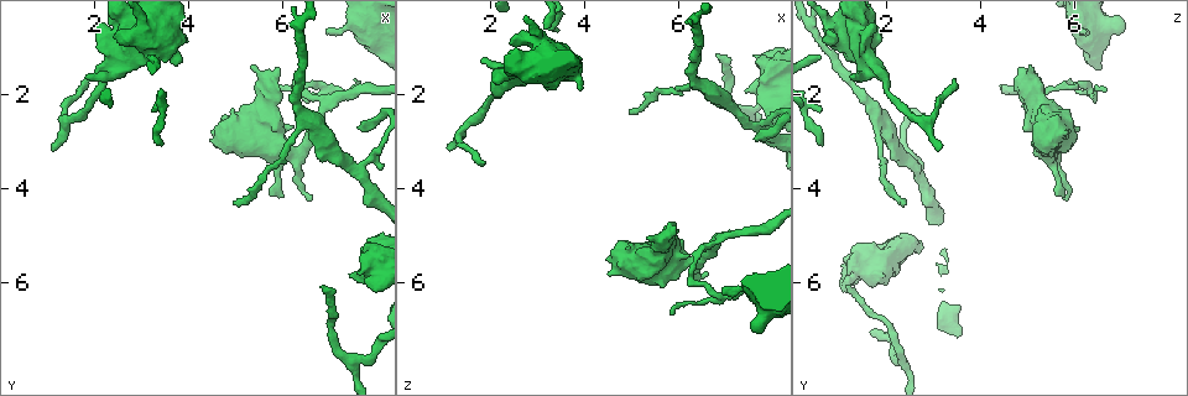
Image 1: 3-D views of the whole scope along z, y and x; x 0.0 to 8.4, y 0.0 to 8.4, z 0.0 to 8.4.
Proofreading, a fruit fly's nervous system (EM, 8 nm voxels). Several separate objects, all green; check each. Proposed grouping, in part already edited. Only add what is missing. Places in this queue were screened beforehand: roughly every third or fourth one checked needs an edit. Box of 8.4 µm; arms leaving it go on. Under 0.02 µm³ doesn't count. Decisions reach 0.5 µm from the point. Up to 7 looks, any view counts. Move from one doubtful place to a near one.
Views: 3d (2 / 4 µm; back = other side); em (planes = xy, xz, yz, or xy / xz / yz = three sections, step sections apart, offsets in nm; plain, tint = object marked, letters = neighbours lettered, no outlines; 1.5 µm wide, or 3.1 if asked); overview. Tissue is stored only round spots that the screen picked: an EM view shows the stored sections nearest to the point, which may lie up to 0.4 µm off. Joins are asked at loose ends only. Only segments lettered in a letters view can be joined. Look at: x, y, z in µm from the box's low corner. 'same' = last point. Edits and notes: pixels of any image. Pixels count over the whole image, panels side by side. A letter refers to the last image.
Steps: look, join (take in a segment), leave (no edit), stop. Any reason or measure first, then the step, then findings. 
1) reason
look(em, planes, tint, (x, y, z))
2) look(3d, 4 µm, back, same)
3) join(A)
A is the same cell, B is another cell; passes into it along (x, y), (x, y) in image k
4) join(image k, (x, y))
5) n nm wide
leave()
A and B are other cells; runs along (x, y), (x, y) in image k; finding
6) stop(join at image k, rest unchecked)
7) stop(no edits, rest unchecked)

tapers out
look(em, planes, tint, (5.85, 2.00, 6.70))

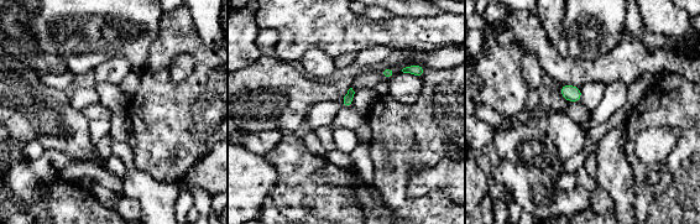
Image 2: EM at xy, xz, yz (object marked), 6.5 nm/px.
look(em, planes, letters, same)

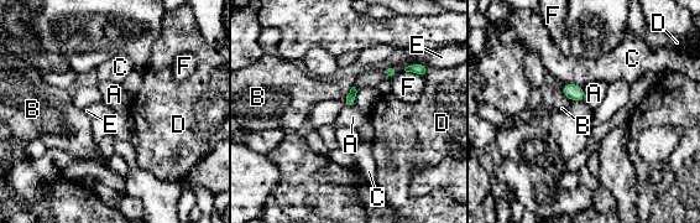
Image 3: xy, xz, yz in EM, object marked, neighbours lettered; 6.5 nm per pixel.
leave()
A, B, C, D, E and F are other cells; border along (398, 69), (393, 76), (381, 71) in image 3; no lettered segment goes on from it

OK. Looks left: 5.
thick end
look(em, xy, step 4, letters, (6.90, 0.70, 6.25))

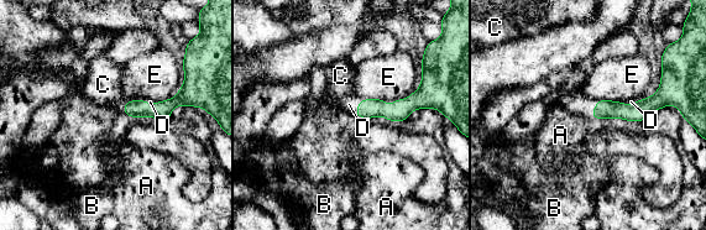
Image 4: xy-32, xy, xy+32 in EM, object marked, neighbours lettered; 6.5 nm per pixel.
D touches over 180 nm
join(image 4, (631, 102))
D is the same cell, A, B, C and E are other cells; it goes on there

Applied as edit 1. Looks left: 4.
redraw
look(overview)

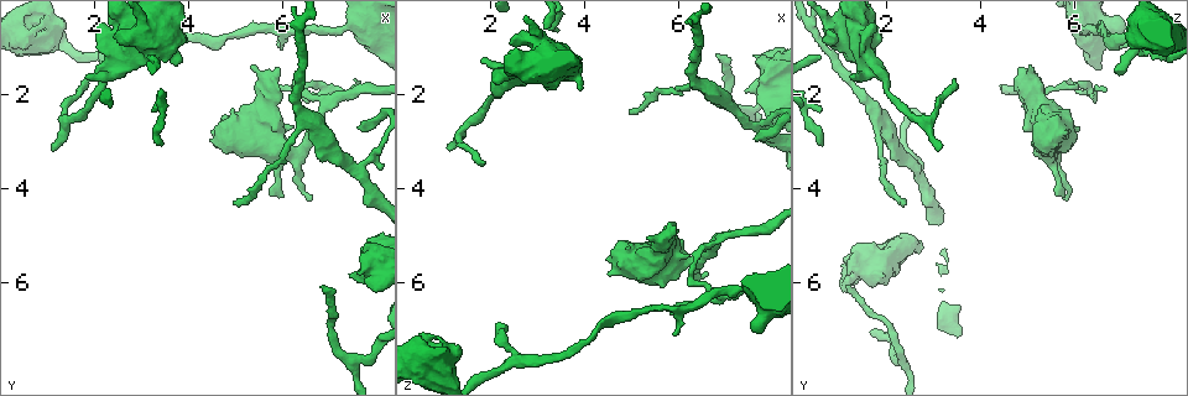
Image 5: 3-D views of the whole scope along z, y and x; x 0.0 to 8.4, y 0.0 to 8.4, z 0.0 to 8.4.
branch stops here
look(3d, 2 µm, back, (1.15, 3.20, 3.10))

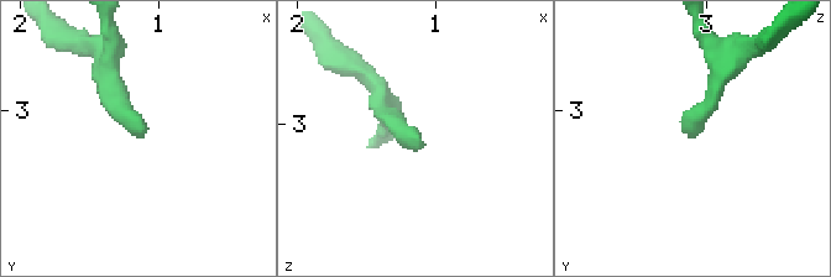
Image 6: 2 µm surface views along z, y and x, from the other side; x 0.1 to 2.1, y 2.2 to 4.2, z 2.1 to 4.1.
need the tissue
look(em, xy, step 8, tint, (1.12, 3.18, 3.10))

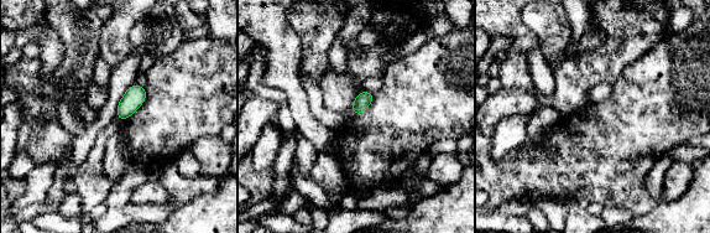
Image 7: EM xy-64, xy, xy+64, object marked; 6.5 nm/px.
look(em, planes, letters, same)

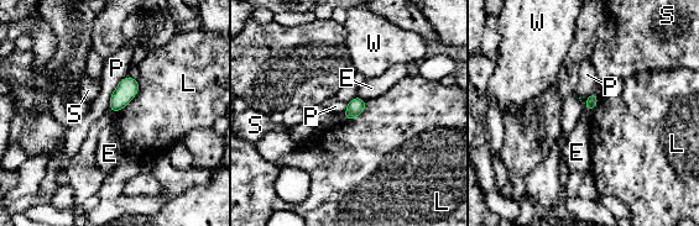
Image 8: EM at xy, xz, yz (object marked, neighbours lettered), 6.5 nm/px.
P touches over 260 nm
leave()
E, L, P, S and W are other cells; border along (126, 75), (111, 94), (109, 110) in image 8; none of them fits

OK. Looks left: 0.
stop(join at image 4, rest unchecked)

